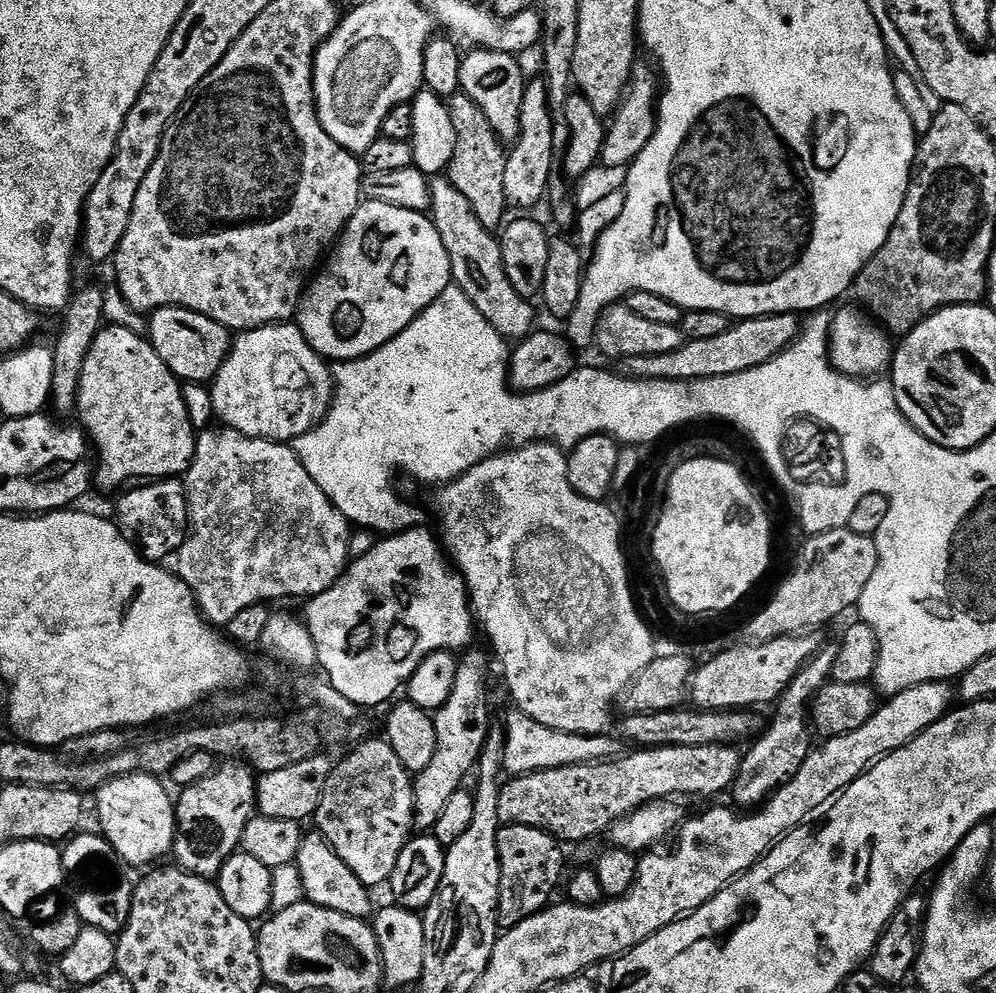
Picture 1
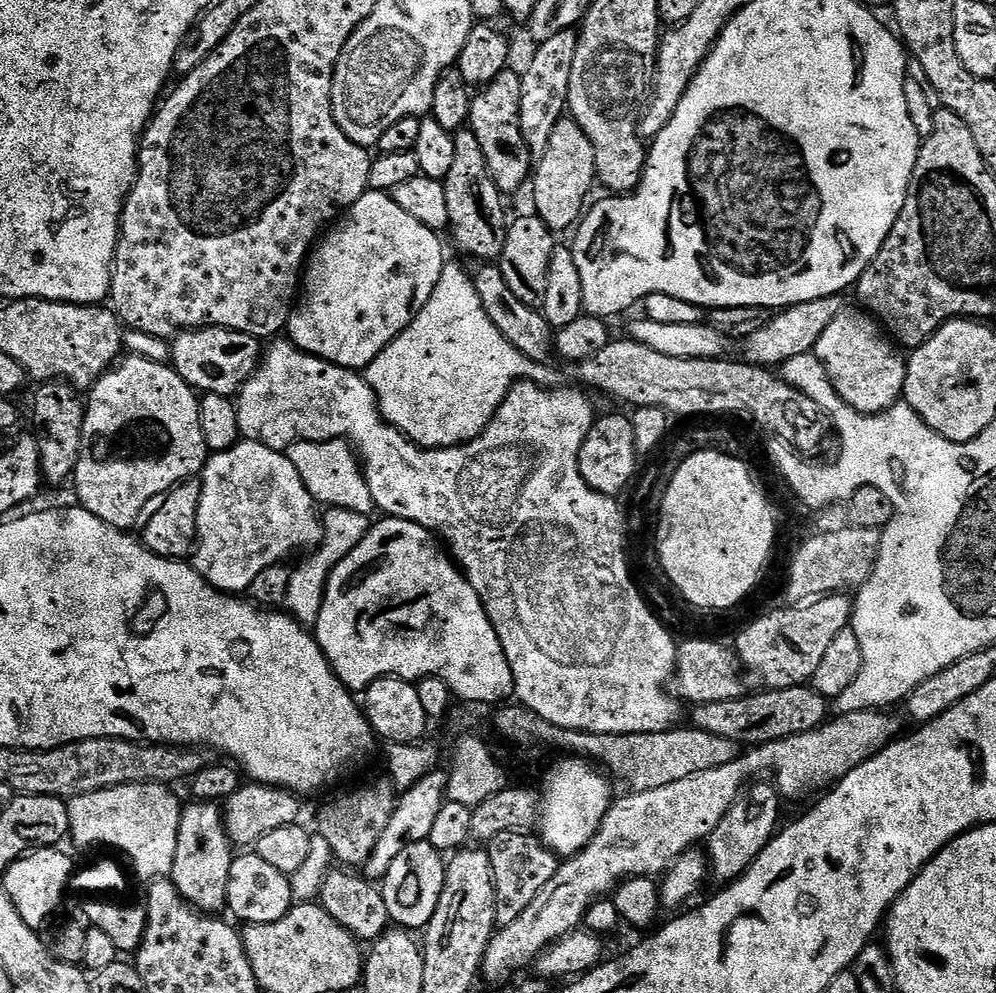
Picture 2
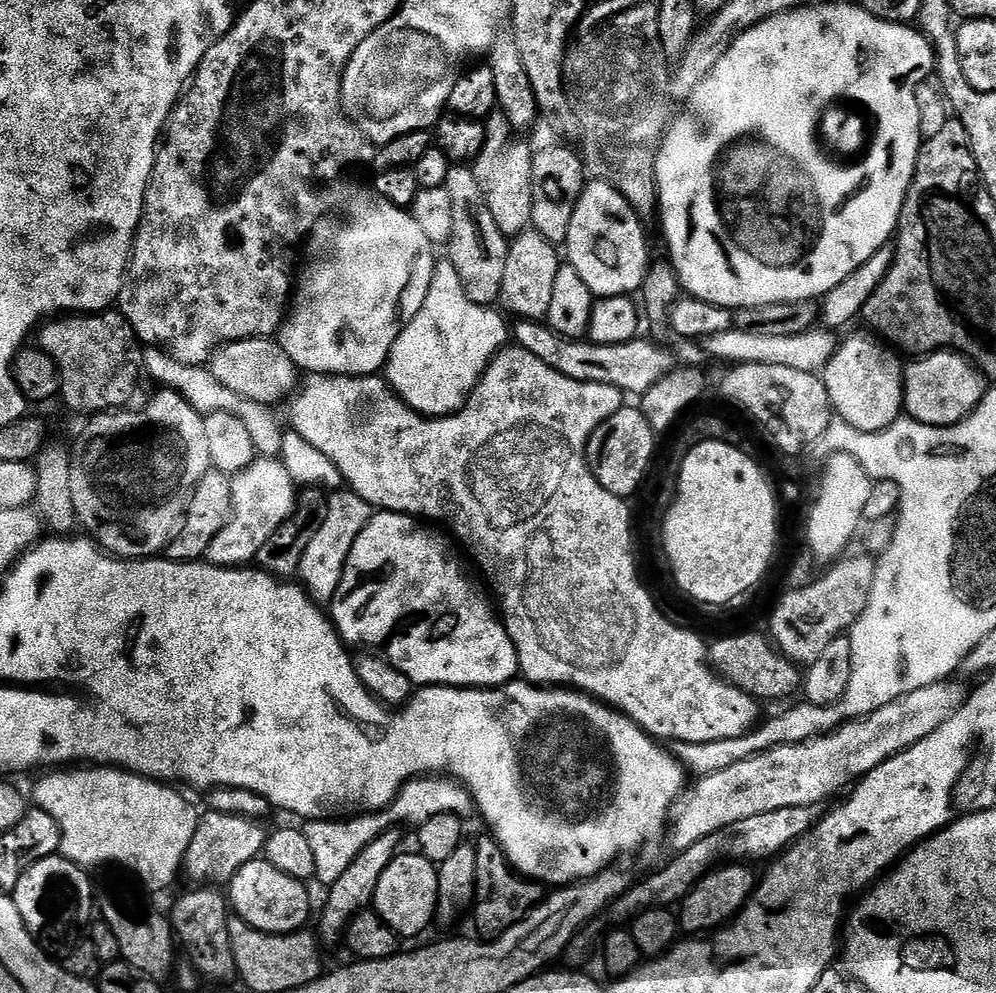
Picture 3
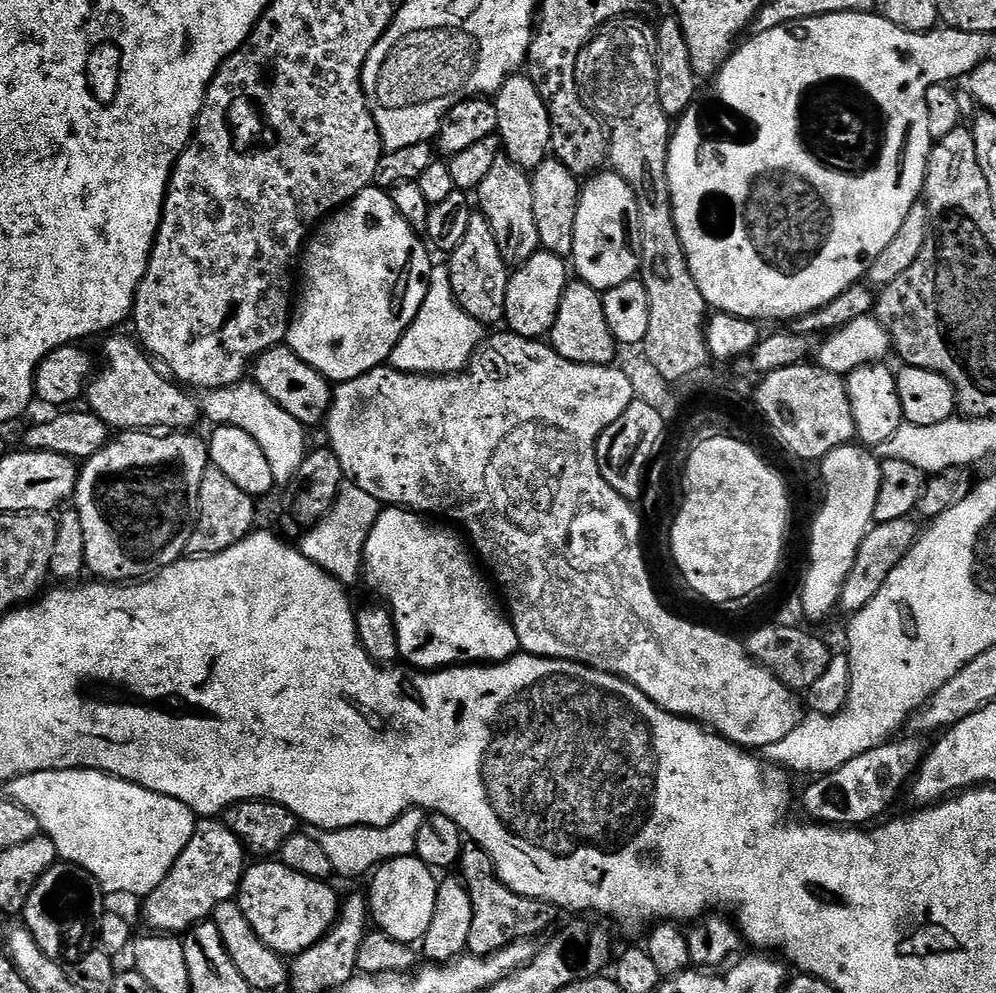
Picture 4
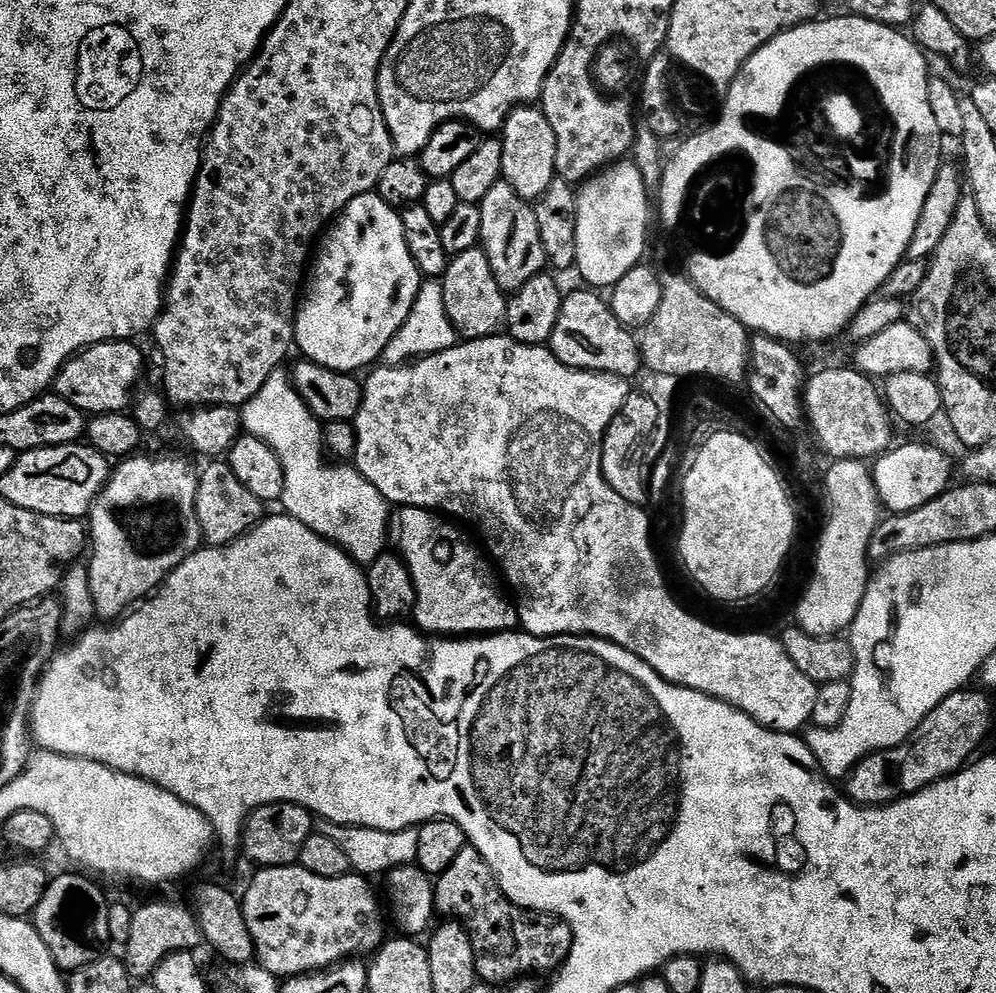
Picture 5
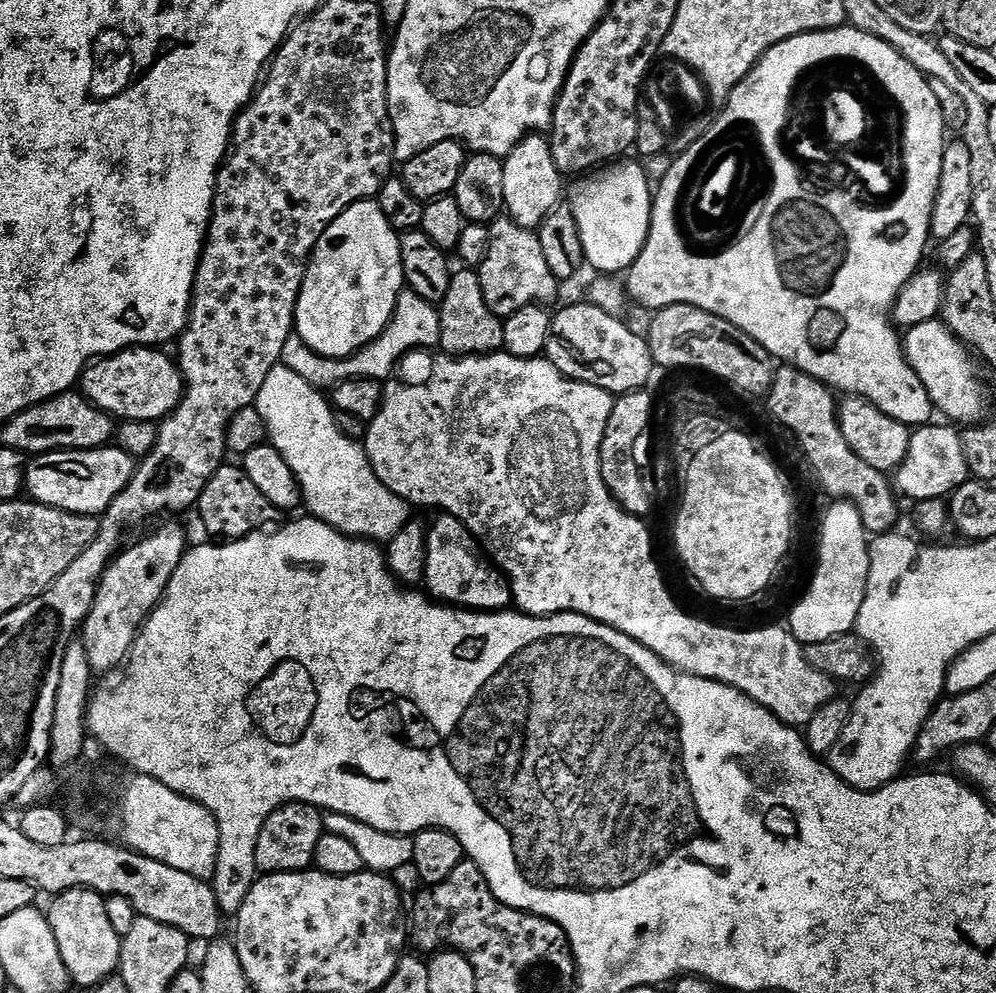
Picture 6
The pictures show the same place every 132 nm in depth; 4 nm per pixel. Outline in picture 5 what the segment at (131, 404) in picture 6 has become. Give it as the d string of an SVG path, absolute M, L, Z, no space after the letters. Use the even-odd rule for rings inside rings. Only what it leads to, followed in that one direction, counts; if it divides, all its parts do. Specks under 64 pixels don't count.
M104 340L77 352L56 375L55 395L66 398L70 406L78 406L85 414L125 411L133 403L135 384L144 372L144 356L134 345L132 340Z

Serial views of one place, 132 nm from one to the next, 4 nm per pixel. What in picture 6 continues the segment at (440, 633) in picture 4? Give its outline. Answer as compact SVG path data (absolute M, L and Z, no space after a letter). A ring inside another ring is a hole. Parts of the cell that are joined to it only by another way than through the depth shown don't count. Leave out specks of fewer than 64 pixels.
M447 514L437 515L436 521L431 521L428 530L428 545L426 546L426 570L424 584L431 599L457 608L467 608L473 612L502 612L513 607L512 589L499 568L492 563L483 548L477 544L472 532L458 518Z

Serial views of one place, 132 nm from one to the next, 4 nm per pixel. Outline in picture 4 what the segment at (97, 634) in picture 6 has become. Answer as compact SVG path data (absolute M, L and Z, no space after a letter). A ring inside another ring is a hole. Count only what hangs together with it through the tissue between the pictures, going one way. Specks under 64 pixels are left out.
M124 430L119 434L113 435L106 446L102 446L102 450L98 450L98 454L94 454L89 460L83 461L82 467L80 468L80 477L76 479L76 495L74 497L74 510L80 516L82 522L82 530L86 534L86 568L89 573L93 572L93 577L99 578L104 582L136 582L141 578L147 578L162 568L169 568L172 564L176 563L177 560L181 559L188 552L188 543L192 537L192 530L196 527L196 503L198 502L198 486L202 486L202 474L206 474L206 470L210 467L210 461L208 459L208 446L203 439L199 440L198 437L192 436L191 431L188 430L176 430L171 434L157 434L152 430Z

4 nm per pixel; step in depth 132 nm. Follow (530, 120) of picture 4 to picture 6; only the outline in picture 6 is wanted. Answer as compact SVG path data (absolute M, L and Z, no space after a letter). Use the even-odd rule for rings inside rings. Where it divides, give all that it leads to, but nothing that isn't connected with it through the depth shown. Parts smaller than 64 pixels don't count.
M529 134L523 136L510 150L510 154L503 157L504 161L504 183L502 194L504 195L504 212L507 219L518 222L518 226L523 228L539 229L541 222L555 210L557 204L561 203L563 194L566 192L566 184L562 179L558 166L554 162L552 145L549 137L544 134Z

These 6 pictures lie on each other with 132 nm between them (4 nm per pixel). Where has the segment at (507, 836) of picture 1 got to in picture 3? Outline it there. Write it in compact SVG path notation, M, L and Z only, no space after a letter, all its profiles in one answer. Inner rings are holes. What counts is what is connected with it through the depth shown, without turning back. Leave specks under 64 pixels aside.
M485 834L481 840L475 841L478 854L478 874L476 875L476 895L474 897L474 913L476 912L476 928L481 937L495 938L501 936L510 926L522 922L526 914L534 911L546 895L545 885L529 880L515 871L508 863L508 856L495 836Z

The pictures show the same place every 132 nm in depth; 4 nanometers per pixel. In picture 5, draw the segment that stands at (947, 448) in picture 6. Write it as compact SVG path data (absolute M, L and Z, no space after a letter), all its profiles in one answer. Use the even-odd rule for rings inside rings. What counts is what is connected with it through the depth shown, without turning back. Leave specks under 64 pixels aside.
M932 444L893 446L884 455L875 457L870 471L876 483L876 499L892 514L917 510L942 495L953 483L951 458Z

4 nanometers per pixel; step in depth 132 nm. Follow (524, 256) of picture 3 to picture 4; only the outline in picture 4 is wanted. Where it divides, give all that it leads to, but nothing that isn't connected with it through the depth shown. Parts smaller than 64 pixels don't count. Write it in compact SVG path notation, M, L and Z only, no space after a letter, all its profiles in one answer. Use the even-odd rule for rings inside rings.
M541 250L534 254L534 258L530 258L530 262L509 275L506 286L506 314L503 319L507 331L531 340L540 340L551 333L558 318L558 306L562 306L562 294L570 282L564 262L565 257Z

